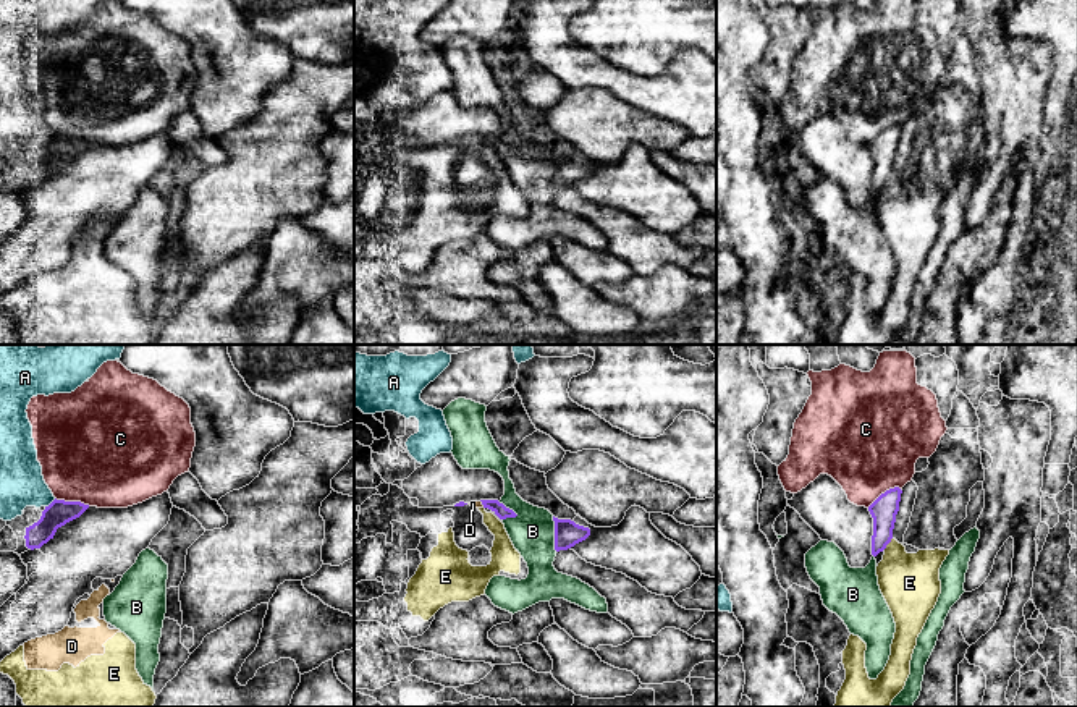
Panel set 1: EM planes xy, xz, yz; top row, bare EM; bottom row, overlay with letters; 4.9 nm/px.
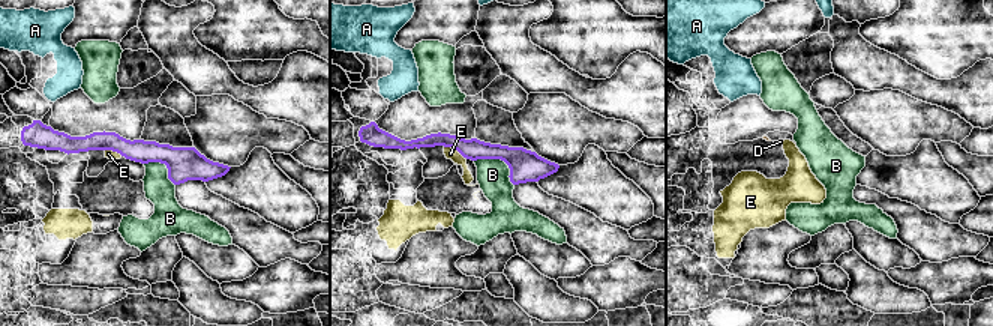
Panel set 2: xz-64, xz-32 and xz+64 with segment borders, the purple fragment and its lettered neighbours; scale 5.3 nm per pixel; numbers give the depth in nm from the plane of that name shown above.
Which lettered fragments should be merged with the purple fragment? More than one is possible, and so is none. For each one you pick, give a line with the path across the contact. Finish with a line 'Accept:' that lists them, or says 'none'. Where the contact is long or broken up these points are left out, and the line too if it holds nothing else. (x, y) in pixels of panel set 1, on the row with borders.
Accept: none

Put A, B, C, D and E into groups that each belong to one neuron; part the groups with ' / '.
A / B / C / D E

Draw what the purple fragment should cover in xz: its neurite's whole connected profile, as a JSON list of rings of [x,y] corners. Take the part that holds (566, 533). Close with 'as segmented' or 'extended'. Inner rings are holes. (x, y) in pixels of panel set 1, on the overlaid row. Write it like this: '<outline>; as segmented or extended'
[[[553,516],[553,521],[555,521],[556,552],[568,550],[590,536],[589,527],[579,526],[571,519],[558,519]]]; as segmented

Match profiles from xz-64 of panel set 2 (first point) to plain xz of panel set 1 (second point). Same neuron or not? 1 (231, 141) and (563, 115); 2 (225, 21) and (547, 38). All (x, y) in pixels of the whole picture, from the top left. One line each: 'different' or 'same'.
1: same
2: different

